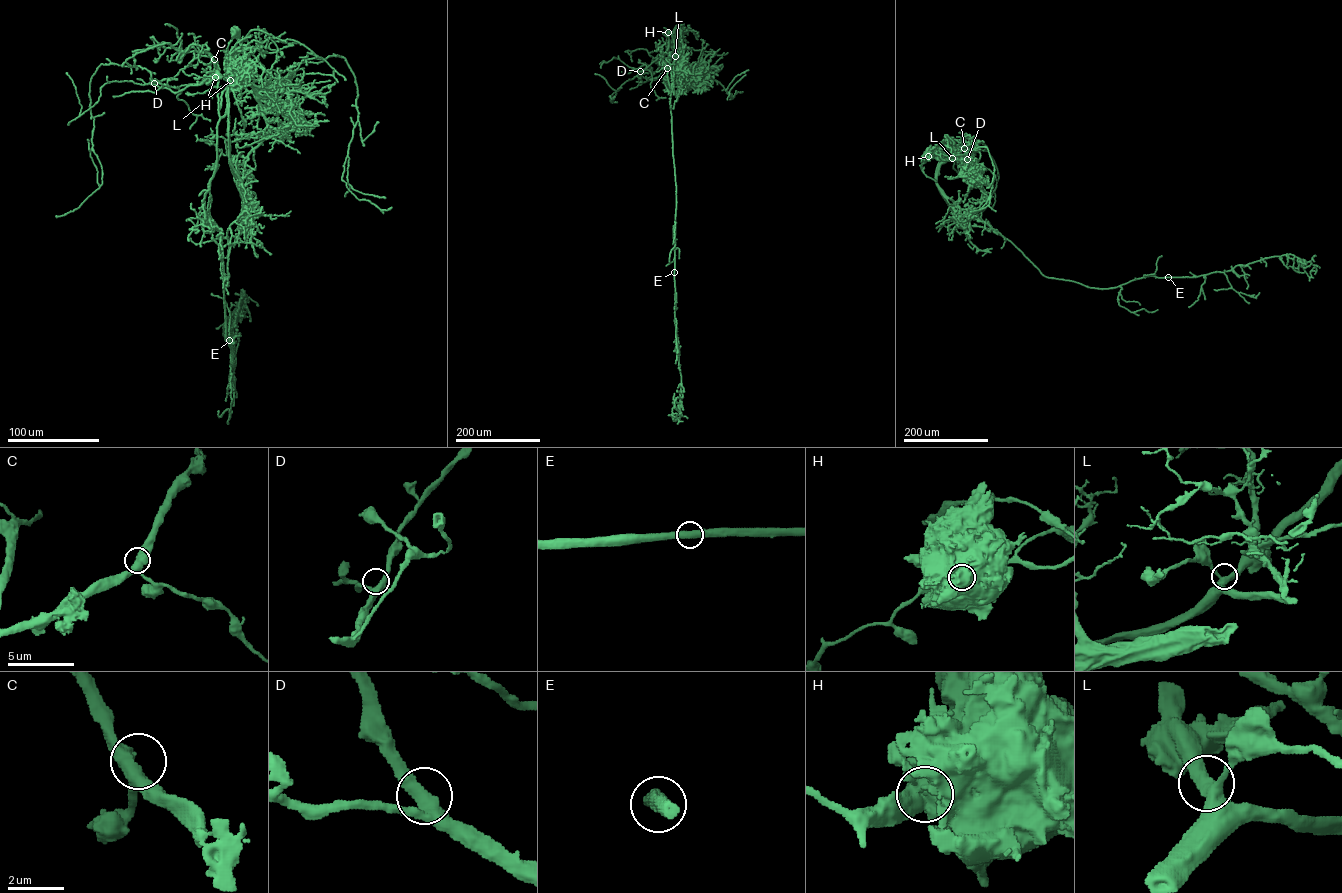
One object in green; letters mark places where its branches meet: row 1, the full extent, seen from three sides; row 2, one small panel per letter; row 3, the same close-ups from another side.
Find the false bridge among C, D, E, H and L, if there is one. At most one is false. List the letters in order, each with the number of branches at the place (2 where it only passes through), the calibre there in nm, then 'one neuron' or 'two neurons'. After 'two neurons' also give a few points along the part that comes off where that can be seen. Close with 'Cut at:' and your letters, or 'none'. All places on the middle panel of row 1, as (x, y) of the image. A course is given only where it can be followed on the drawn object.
C: branches 3; calibre 440 nm; one neuron
D: branches 3; calibre 400 nm; one neuron
E: branches 2; calibre 480 nm; one neuron
H: branches 3; calibre 750 nm; two neurons
L: branches 3; calibre 400 nm; one neuron
Cut at: H

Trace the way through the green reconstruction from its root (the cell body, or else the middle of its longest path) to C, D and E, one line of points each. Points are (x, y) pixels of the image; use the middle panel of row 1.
C: (676, 69), (685, 84), (685, 78), (663, 75), (667, 68)
D: (676, 69), (685, 84), (685, 78), (665, 76), (668, 52), (640, 71)
E: (676, 69), (685, 84), (687, 69), (669, 40), (663, 62), (671, 92), (676, 203), (674, 272)

